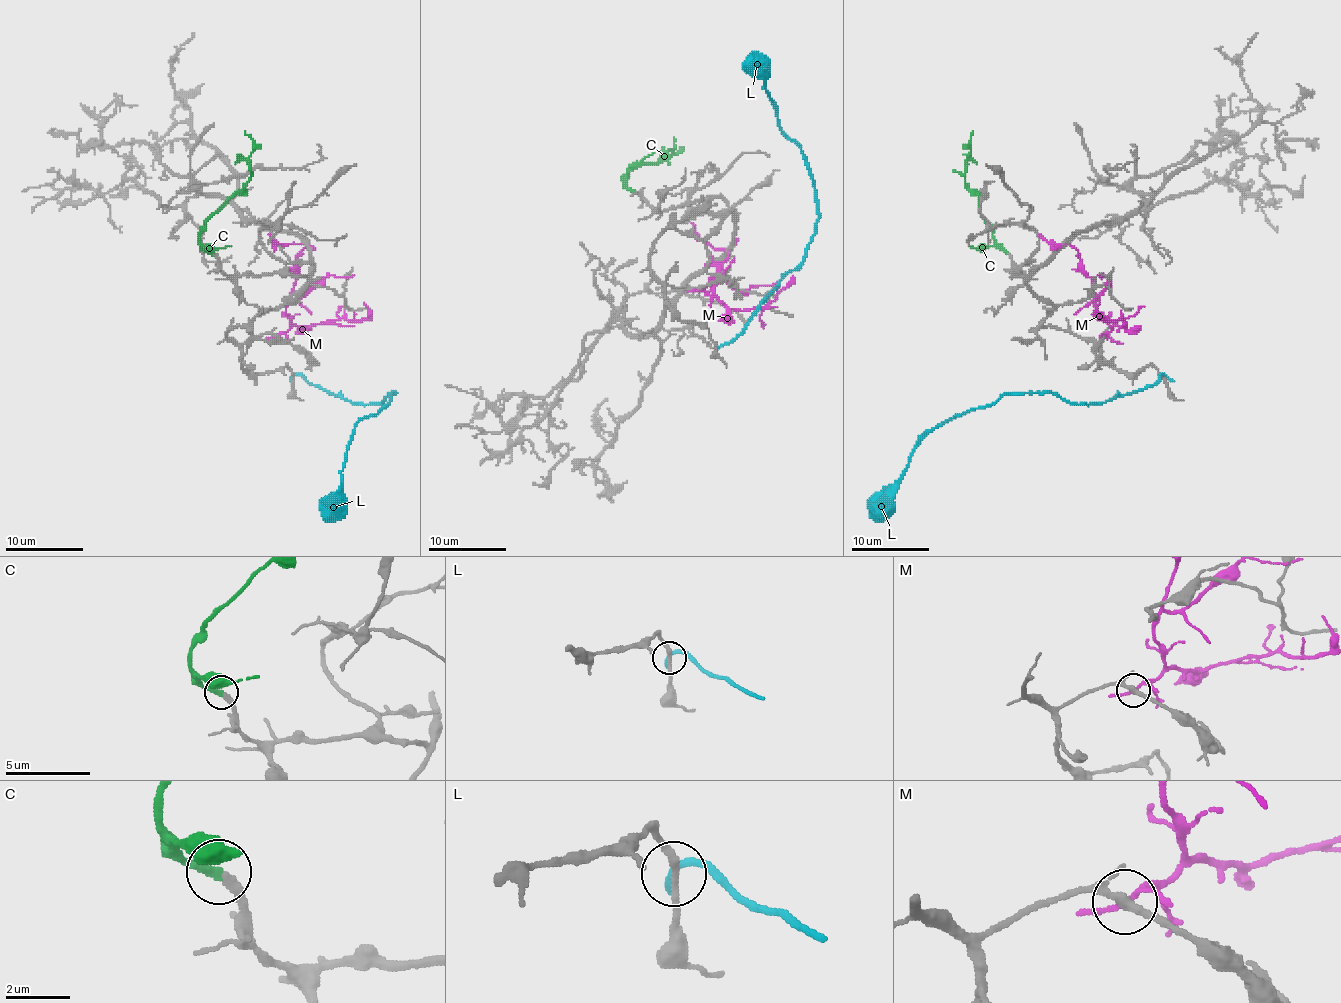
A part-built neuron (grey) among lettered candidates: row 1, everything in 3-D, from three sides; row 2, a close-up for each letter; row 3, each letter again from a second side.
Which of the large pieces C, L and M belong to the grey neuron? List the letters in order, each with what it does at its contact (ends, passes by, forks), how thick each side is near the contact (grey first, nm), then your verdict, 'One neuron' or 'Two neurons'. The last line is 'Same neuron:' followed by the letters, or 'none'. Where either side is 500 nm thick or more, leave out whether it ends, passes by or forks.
C: It ends there. Thickness 240 nm (grey) against 260 nm. One neuron
L: It ends there. Thickness 190 nm (grey) against 300 nm. Two neurons
M: It forks there. Thickness 240 nm (grey) against 150 nm. Two neurons
Same neuron: C

